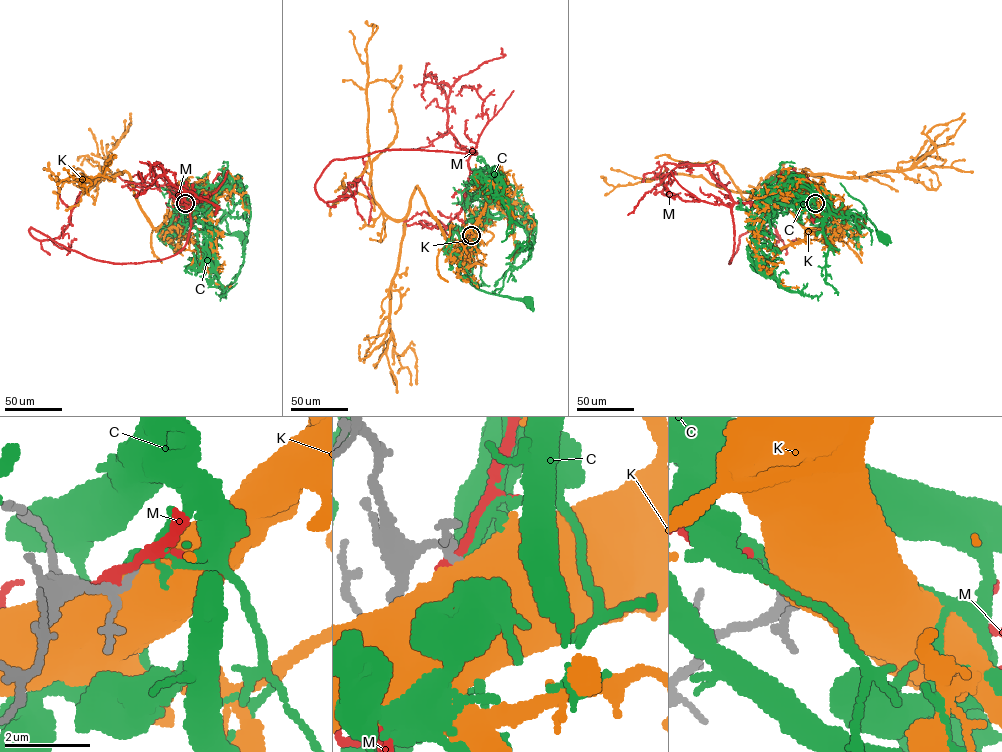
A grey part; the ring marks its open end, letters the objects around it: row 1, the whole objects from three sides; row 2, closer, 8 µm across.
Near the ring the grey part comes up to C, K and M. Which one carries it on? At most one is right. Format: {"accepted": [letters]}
{"accepted": []}

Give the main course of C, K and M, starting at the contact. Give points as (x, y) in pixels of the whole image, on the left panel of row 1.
C: (185, 203), (179, 205), (182, 215), (225, 233), (242, 237)
K: (185, 204), (154, 228), (126, 172), (87, 179), (83, 192), (80, 174), (81, 185), (91, 183), (80, 176)
M: (184, 204), (184, 220), (172, 188), (190, 231), (158, 260), (34, 238), (61, 234), (82, 182)

